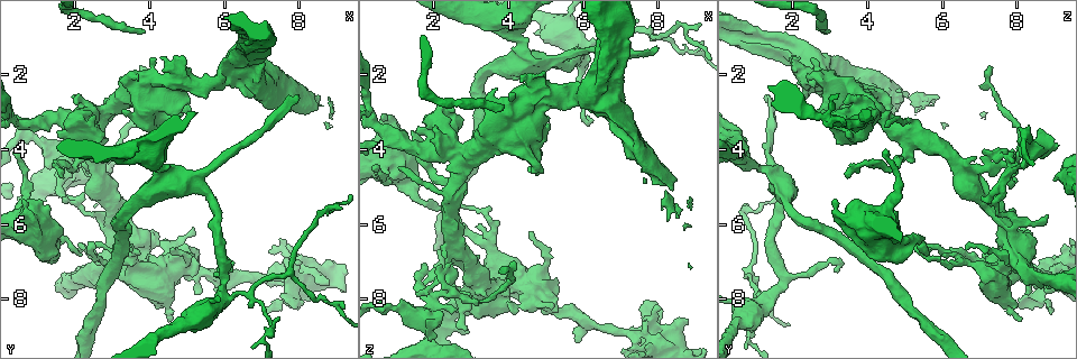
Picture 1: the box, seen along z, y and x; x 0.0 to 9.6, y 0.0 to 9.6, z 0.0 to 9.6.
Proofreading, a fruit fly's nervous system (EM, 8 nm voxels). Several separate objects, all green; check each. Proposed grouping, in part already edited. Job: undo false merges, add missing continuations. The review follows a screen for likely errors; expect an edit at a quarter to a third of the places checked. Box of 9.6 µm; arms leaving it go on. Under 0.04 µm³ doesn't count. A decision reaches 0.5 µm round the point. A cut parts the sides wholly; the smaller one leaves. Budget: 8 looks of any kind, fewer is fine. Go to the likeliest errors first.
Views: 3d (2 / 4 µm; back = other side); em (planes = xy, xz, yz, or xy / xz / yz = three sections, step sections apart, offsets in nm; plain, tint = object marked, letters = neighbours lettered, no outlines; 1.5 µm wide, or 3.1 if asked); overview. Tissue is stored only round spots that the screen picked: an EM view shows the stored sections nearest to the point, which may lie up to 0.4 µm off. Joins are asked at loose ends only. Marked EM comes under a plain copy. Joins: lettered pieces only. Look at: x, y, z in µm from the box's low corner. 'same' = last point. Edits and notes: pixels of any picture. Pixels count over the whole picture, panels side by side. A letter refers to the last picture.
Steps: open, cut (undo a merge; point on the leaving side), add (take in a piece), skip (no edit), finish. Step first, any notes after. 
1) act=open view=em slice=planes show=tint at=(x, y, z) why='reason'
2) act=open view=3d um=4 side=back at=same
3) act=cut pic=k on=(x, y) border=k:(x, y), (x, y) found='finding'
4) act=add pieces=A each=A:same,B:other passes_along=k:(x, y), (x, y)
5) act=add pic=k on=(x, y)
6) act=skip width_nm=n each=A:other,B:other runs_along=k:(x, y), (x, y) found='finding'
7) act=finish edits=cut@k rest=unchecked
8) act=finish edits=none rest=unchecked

act=open view=em slice=xz step=4 show=tint at=(3.80, 0.95, 2.80) why='long arm stops here'

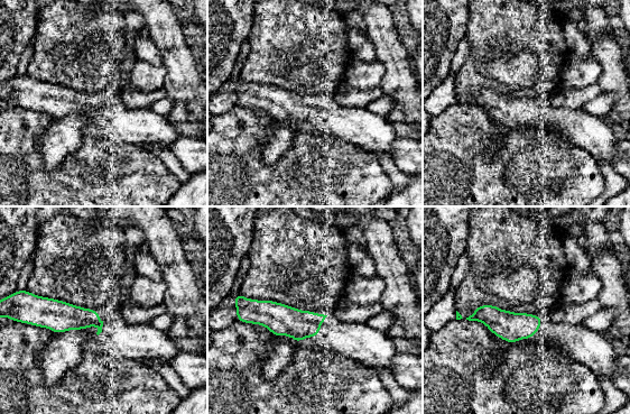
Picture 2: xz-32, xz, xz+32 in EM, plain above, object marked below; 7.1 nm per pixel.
act=open view=em slice=planes show=letters at=same

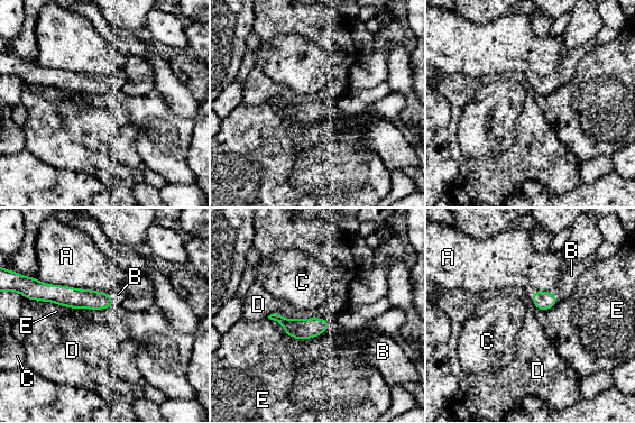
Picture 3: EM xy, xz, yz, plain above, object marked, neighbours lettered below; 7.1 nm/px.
act=add pic=3 on=(118, 294) width_nm=140 each=A:other,B:same,C:other,D:other,E:other found='it goes on there'

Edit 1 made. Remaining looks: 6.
act=open view=em slice=xz step=8 show=letters at=(8.00, 2.65, 1.25) why='long arm stops here'

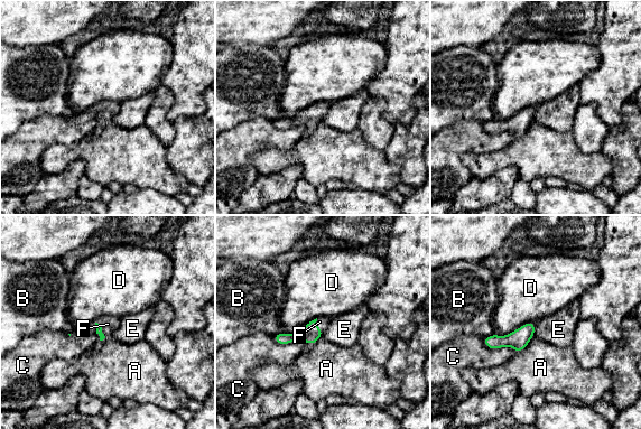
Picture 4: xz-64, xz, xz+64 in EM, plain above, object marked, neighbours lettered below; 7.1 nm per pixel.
act=open view=em slice=planes show=letters at=same why='cut it another way'

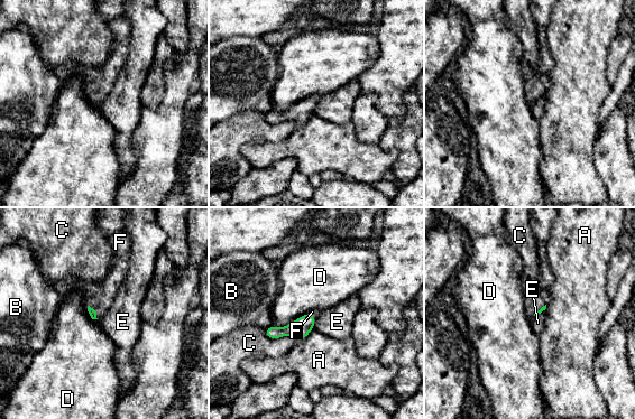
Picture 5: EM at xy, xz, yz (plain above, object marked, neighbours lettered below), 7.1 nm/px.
act=add pic=5 on=(112, 281) longest_contact=D:300nm each=A:other,B:other,C:other,D:other,E:other,F:same passes_along=5:(92, 313), (95, 312), (112, 281) found='the cell continues'

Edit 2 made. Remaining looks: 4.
act=open view=em slice=planes show=letters at=(1.45, 6.50, 4.90) why='calibre changes'

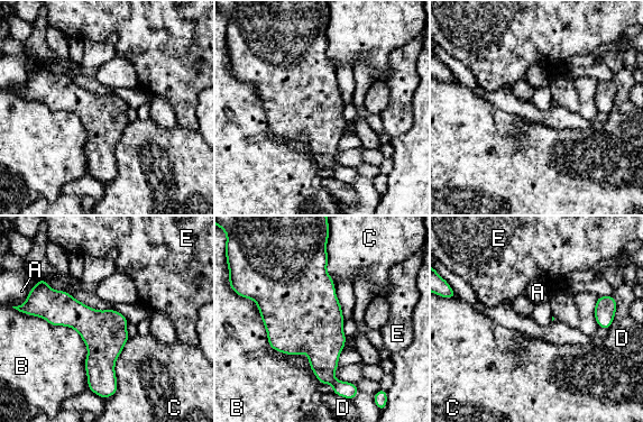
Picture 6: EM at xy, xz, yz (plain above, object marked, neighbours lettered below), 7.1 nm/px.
act=skip longest_contact=B:750nm each=A:other,B:other,C:other,D:other,E:other runs_along=6:(48, 291), (101, 343), (101, 391) found='one cell here'

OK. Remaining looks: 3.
act=finish edits=add@3,add@5 rest=unchecked

